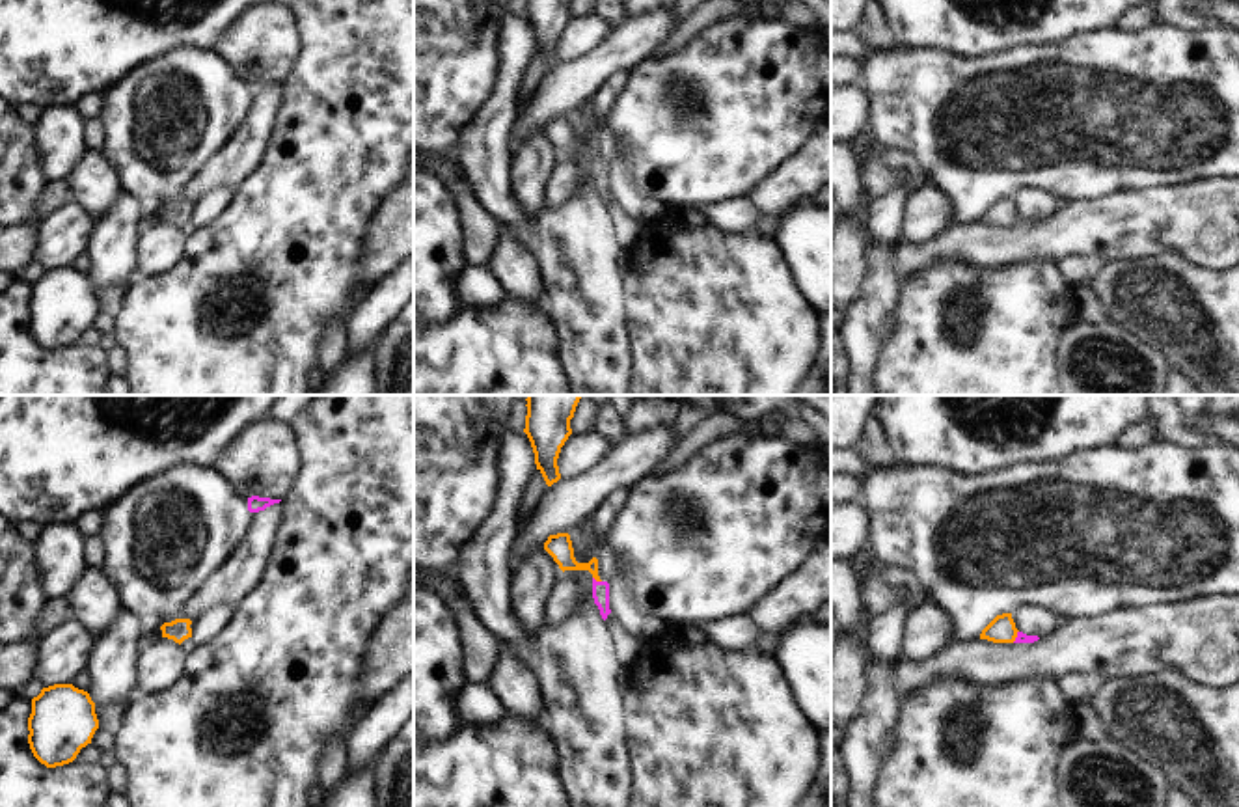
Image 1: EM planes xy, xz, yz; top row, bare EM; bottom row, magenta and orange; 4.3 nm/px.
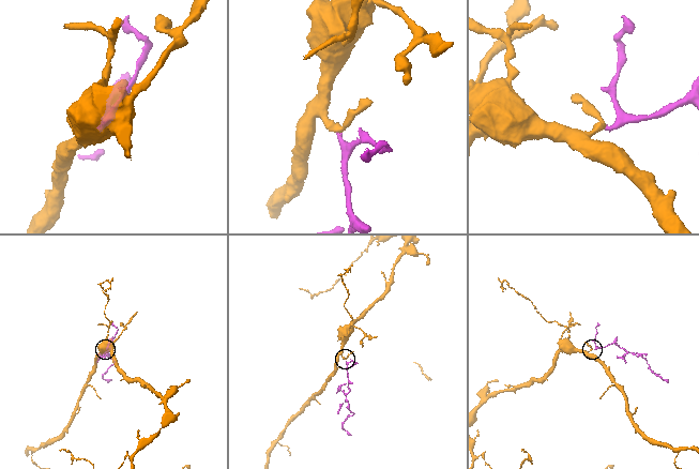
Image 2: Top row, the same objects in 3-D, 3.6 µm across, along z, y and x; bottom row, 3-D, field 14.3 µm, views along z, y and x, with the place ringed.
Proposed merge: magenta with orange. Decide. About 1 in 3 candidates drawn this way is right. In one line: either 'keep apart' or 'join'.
join

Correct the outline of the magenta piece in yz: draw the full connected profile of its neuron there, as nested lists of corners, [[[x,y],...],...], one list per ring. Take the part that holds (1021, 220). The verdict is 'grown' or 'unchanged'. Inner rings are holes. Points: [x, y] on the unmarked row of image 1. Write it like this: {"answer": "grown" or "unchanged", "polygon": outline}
{"answer": "grown", "polygon": [[[1012,196],[997,198],[980,216],[980,222],[993,226],[1034,226],[1038,218],[1027,218],[1015,211]]]}

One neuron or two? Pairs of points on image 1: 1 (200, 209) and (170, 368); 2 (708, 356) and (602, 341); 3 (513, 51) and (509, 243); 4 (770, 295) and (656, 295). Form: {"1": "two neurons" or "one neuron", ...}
{"1": "two neurons", "2": "two neurons", "3": "two neurons", "4": "one neuron"}

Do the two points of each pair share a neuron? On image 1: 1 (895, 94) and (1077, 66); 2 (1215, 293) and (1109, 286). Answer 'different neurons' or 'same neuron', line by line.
1: same neuron
2: same neuron

